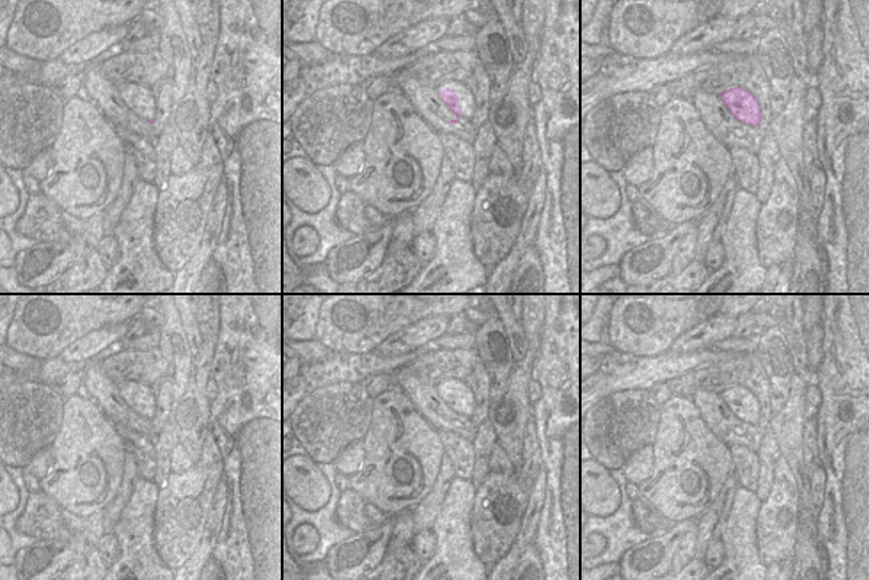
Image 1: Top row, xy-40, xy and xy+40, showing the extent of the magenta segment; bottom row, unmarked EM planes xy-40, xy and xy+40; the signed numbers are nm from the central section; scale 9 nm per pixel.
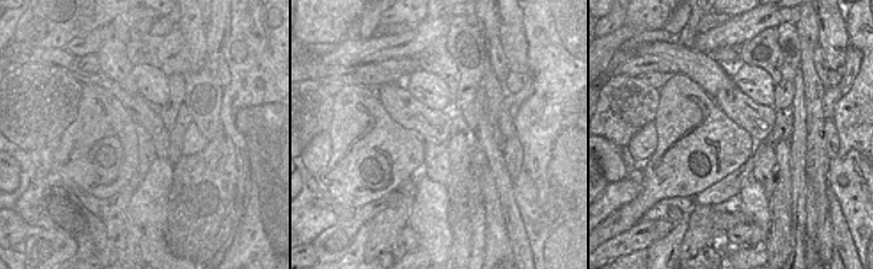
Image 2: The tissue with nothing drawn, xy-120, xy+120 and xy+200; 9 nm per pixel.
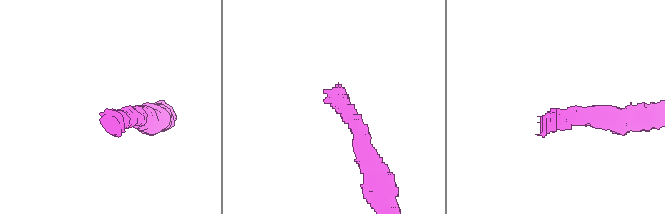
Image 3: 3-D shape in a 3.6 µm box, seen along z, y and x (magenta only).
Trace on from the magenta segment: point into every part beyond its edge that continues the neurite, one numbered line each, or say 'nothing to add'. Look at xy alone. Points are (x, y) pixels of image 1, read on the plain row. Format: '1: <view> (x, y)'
1: xy (430, 394)

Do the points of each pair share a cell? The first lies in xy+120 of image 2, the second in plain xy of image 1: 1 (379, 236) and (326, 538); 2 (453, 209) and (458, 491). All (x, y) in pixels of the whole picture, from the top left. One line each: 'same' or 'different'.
1: different
2: same

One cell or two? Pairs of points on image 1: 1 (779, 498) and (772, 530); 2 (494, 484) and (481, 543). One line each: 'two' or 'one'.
1: one
2: one

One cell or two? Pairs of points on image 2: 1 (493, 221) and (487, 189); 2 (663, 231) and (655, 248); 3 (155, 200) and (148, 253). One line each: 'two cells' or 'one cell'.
1: one cell
2: two cells
3: one cell

